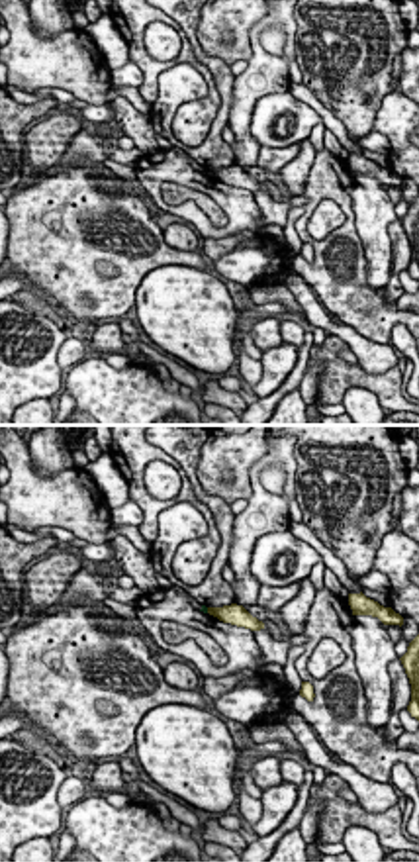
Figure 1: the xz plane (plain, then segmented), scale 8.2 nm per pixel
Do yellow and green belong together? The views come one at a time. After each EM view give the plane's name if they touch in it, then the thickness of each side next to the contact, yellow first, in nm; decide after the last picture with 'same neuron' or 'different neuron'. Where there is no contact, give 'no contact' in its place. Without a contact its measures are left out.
xz | 170/50 nm

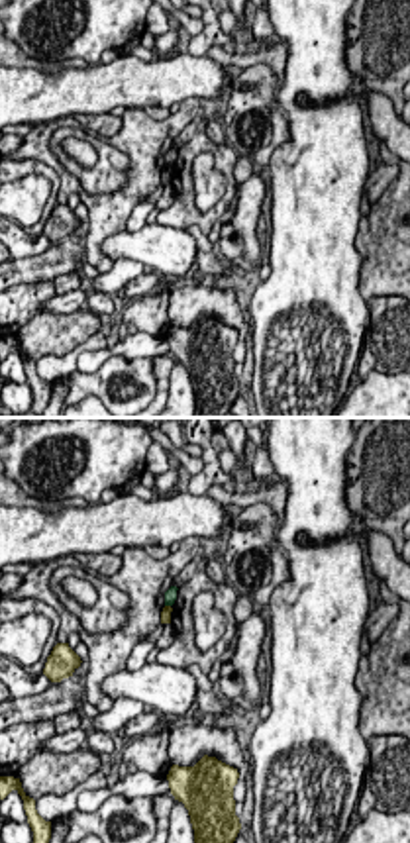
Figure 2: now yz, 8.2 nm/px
yz | 100/100 nm

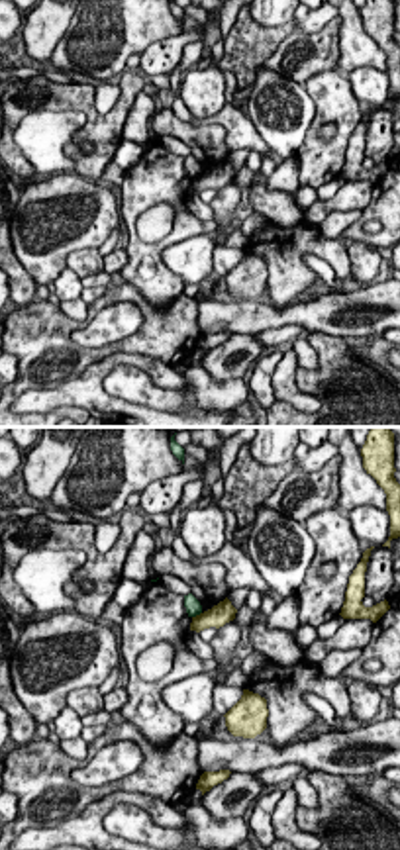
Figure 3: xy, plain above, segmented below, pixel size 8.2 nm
xy | 180/130 nm

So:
different neuron

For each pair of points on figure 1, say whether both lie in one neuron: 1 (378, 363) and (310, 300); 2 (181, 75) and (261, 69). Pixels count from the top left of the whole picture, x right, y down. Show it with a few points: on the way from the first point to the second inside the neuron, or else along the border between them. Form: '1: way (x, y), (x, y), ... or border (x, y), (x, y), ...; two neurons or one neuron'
1: way (361, 347), (322, 318); one neuron
2: border (235, 77), (228, 122); two neurons

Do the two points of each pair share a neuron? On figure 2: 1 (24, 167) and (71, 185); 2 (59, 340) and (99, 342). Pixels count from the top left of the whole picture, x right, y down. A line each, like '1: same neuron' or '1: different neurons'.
1: different neurons
2: different neurons

